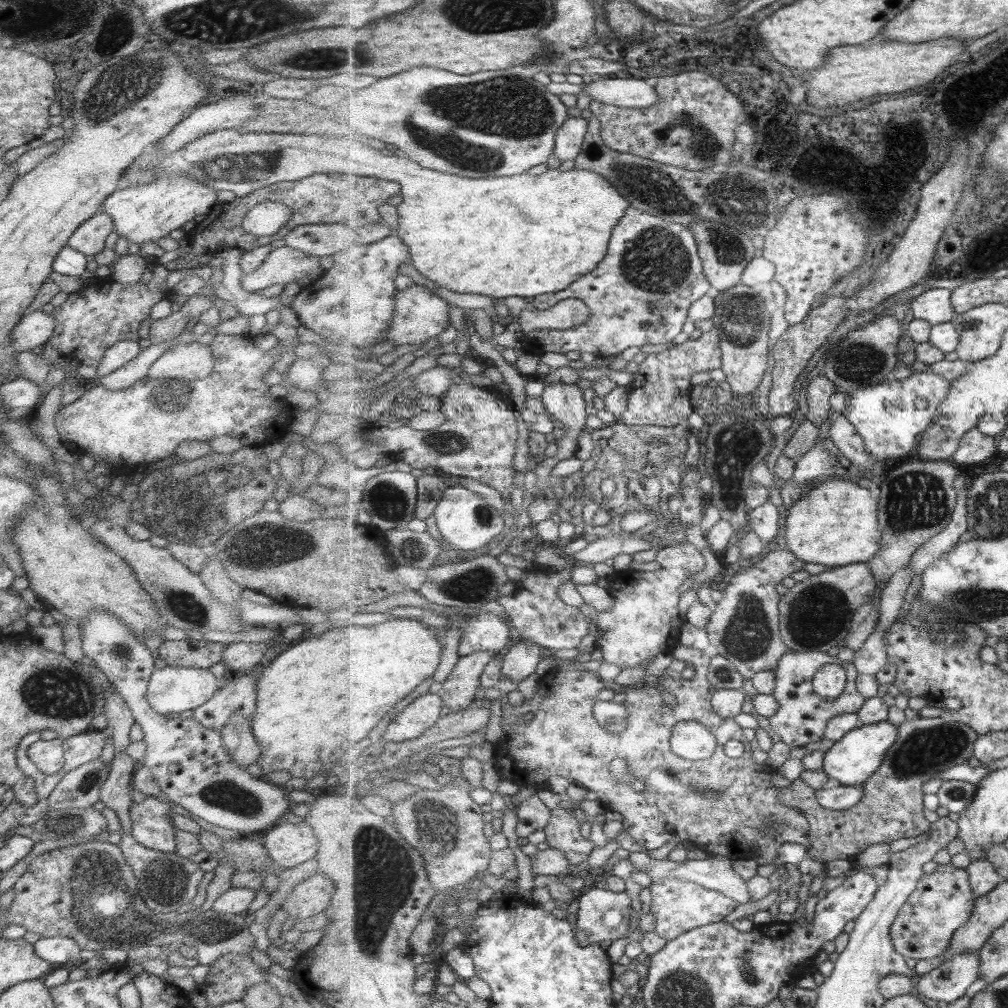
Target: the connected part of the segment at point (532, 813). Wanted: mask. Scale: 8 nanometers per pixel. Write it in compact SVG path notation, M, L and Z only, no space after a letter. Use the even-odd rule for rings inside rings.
M537 795L522 802L516 809L519 817L518 837L526 841L538 830L545 830L552 822L553 810Z

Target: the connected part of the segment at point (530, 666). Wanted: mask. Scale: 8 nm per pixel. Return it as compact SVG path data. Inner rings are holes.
M519 639L505 652L505 661L502 666L504 679L520 683L528 676L536 673L540 662L547 655L546 648L532 641Z

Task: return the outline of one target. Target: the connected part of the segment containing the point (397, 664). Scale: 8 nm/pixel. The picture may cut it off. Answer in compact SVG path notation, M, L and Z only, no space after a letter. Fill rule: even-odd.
M396 618L392 621L386 621L384 624L379 624L378 626L360 626L353 622L345 622L340 624L338 628L326 628L321 627L319 632L326 632L322 636L312 636L300 644L296 644L291 648L288 648L283 653L279 654L273 659L273 661L268 666L259 665L257 667L258 680L256 680L256 685L258 685L258 702L256 702L256 709L254 712L254 719L251 720L251 730L262 748L262 754L258 758L257 764L262 768L264 775L270 774L270 772L276 772L276 770L288 770L292 772L294 768L300 768L304 770L306 774L310 772L328 772L330 768L322 768L322 762L318 762L318 758L324 758L322 756L322 748L328 750L328 754L332 750L338 750L340 744L358 744L362 742L366 736L370 736L370 732L374 728L378 728L376 722L380 722L392 708L396 708L396 705L400 700L404 700L410 692L414 692L415 688L422 686L430 676L436 674L436 670L440 668L442 664L442 642L438 639L436 631L432 631L430 627L420 623L417 618L404 619Z

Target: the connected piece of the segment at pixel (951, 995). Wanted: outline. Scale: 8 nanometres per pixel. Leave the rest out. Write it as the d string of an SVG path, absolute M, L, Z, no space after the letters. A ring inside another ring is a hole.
M964 952L921 976L917 990L932 1000L944 1000L952 1004L966 996L968 988L981 979L981 974L981 952Z

